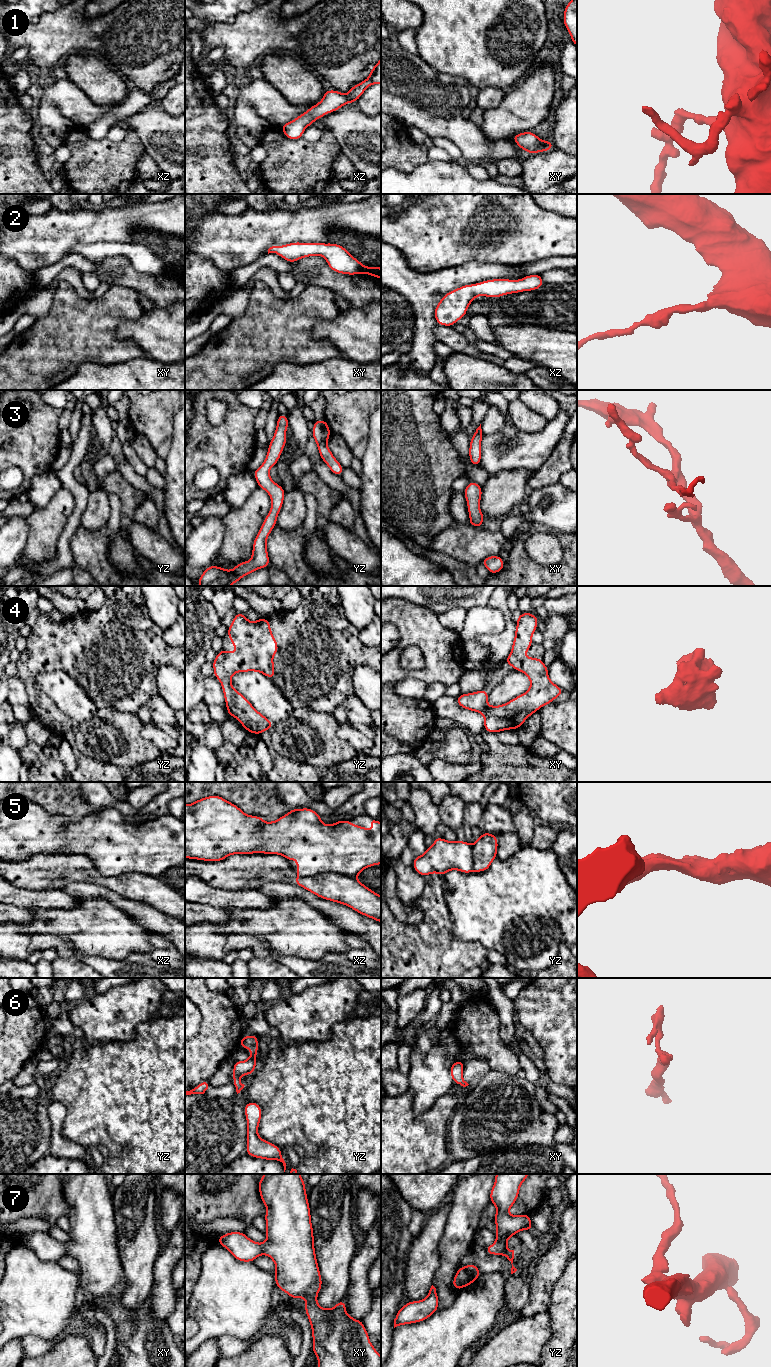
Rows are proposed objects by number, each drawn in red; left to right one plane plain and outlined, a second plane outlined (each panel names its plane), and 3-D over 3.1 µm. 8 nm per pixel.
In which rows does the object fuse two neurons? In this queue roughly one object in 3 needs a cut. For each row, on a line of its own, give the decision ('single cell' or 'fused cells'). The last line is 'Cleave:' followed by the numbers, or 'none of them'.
1: single cell
2: single cell
3: single cell
4: single cell
5: fused cells
6: single cell
7: single cell
Cleave: 5

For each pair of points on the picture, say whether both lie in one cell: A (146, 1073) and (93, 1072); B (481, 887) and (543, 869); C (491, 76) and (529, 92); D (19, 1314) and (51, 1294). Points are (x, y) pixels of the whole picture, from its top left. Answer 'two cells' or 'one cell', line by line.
A: one cell
B: one cell
C: two cells
D: one cell

